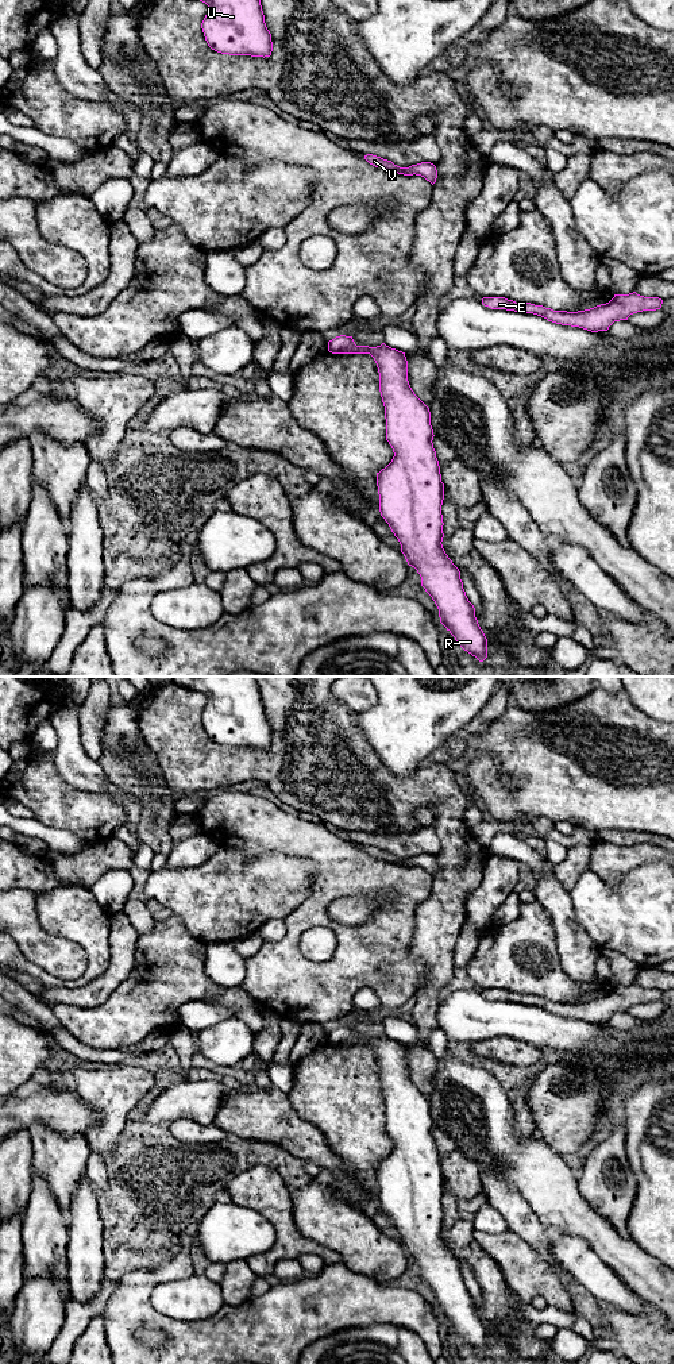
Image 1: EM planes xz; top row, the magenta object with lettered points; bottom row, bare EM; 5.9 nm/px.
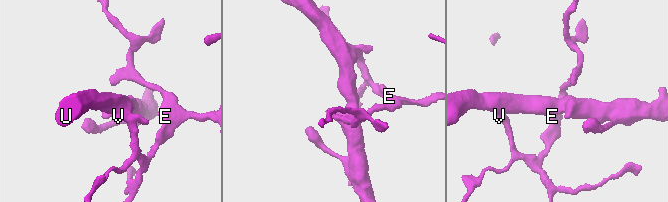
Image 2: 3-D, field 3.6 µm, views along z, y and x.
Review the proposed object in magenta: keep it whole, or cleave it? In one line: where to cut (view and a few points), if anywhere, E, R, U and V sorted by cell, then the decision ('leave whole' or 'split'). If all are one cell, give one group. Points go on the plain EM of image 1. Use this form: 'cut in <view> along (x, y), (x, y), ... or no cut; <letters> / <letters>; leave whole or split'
cut in xz along (407, 859), (400, 864); E V / R U; split

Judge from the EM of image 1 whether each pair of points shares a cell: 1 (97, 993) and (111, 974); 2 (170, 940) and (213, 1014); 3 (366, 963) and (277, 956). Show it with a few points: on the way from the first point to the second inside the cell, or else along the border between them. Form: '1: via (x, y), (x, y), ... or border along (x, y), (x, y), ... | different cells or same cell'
1: via (101, 989), (111, 978) | same cell
2: border along (203, 1000), (185, 1002), (180, 1008), (178, 1021) | different cells
3: via (344, 971), (299, 971) | same cell

